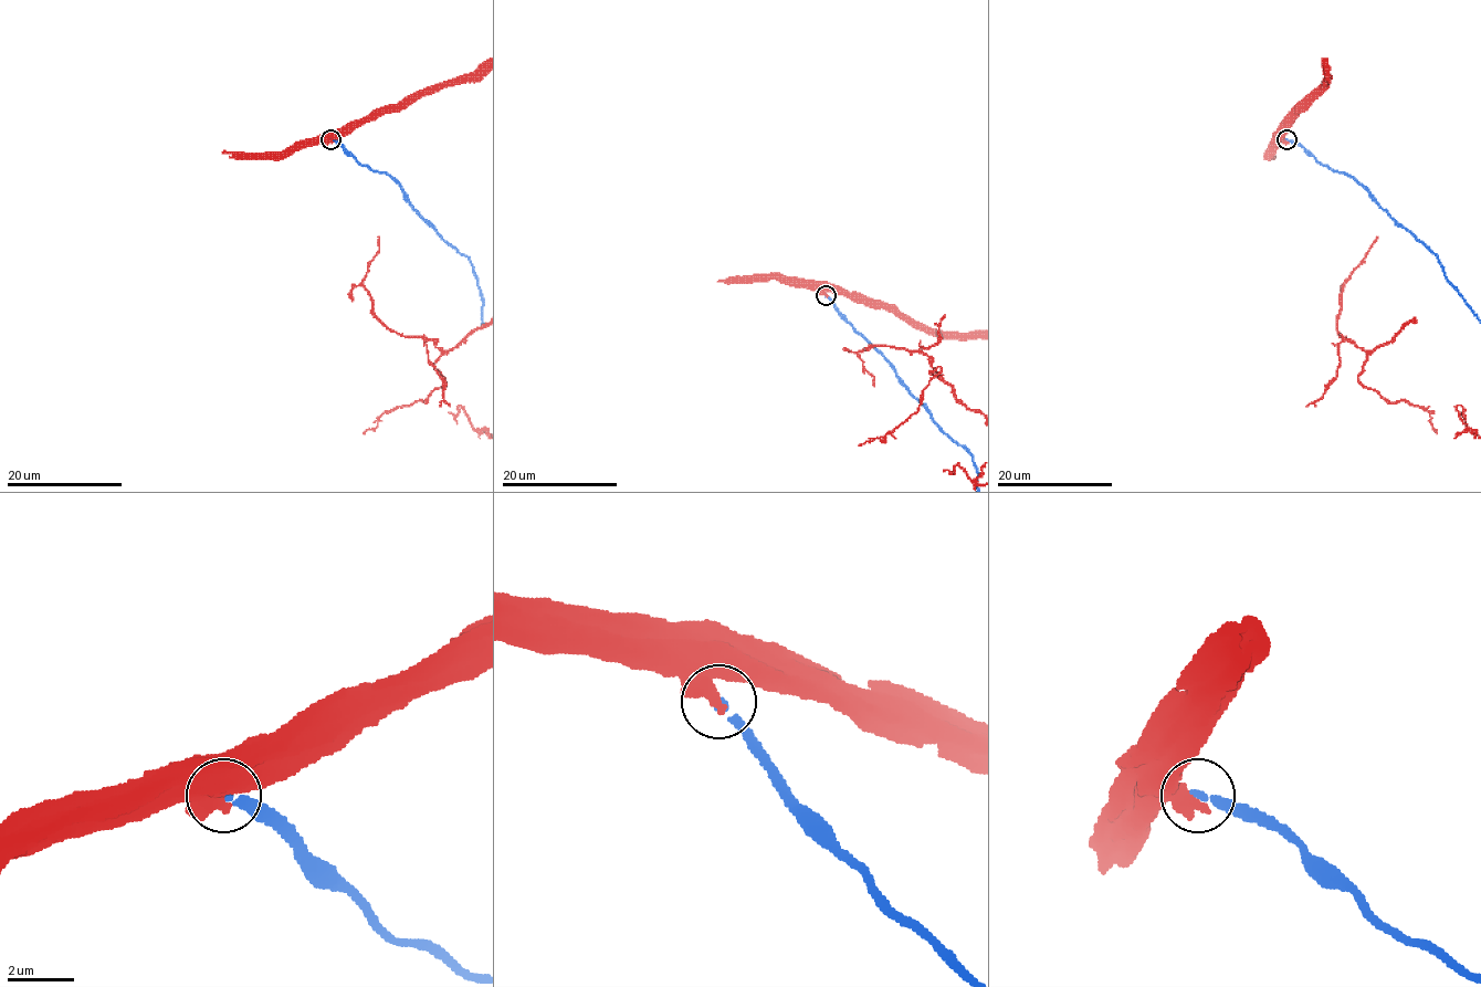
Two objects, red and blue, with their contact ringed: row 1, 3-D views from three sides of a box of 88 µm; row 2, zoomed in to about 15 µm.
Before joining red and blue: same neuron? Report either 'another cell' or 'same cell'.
another cell

